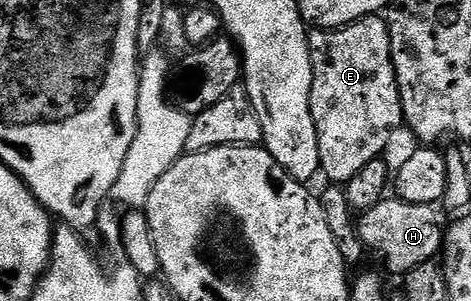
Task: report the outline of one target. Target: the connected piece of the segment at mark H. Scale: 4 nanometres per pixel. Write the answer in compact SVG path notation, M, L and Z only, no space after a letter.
M385 199L358 218L359 238L398 275L406 275L413 267L432 260L442 250L444 222L439 222L440 210L434 205L414 205L398 199Z

